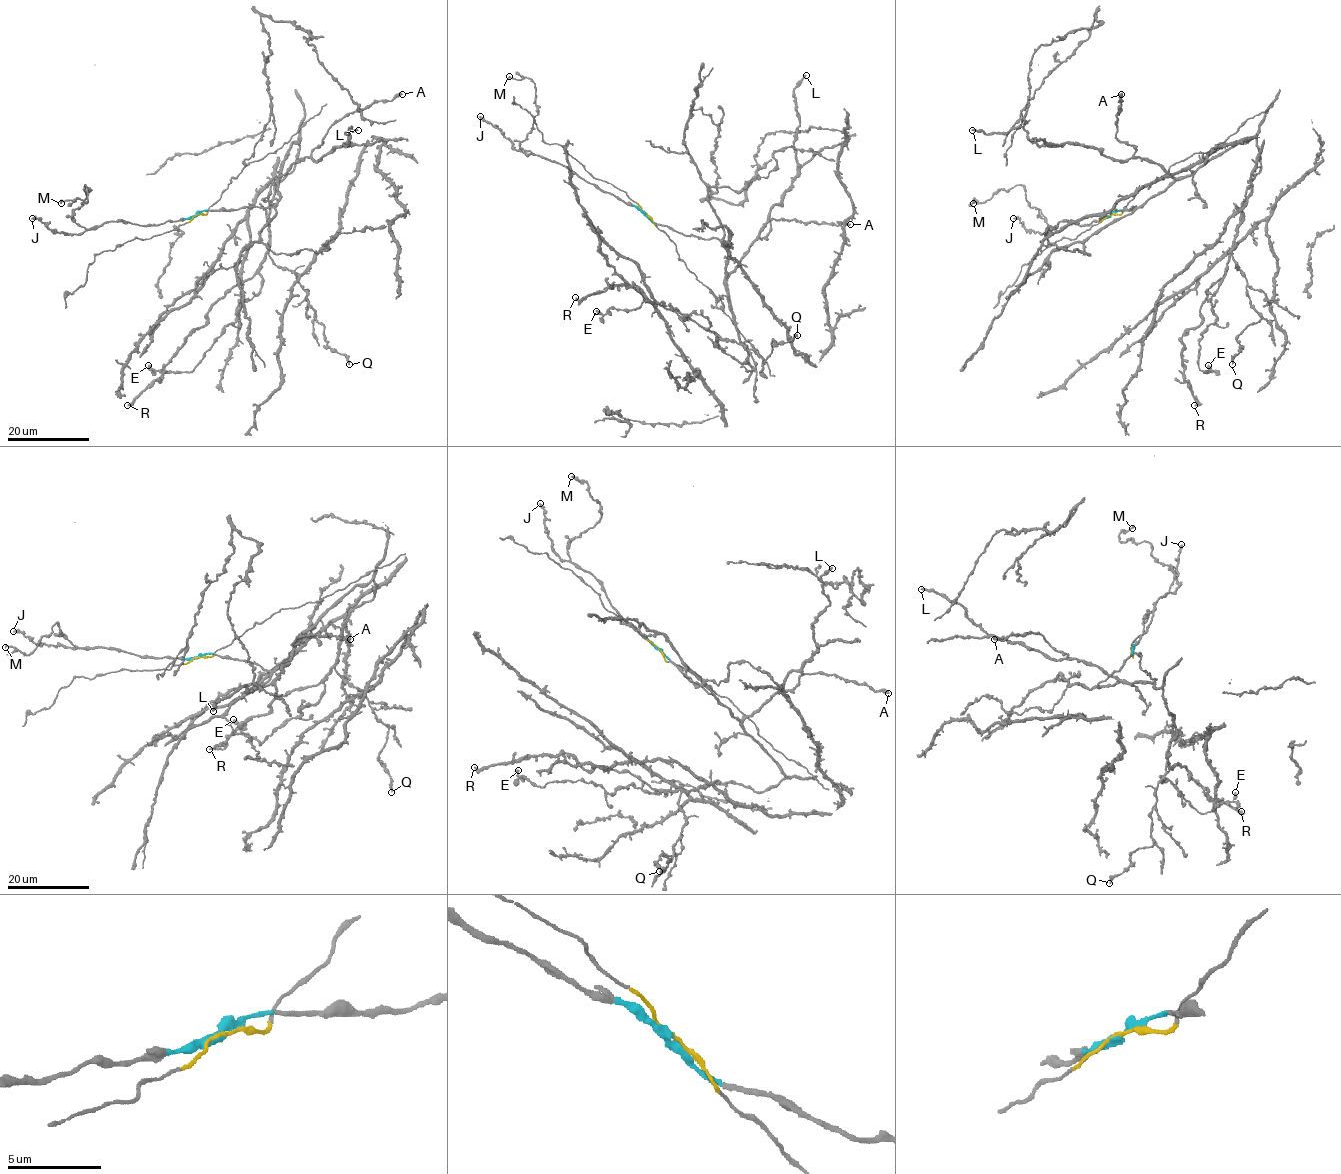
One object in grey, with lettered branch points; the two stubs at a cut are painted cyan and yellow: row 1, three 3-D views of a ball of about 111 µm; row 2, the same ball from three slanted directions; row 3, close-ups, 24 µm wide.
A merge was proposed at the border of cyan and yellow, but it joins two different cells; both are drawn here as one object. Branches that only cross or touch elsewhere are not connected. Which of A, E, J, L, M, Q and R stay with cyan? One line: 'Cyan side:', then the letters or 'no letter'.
Cyan side: A, E, J, L, M, Q, R

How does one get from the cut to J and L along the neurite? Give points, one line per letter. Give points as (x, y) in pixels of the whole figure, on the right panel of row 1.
J: (1110, 215), (1081, 225), (1060, 221), (1050, 234), (1030, 232), (1017, 218), (1013, 218)
L: (1110, 215), (1143, 206), (1174, 180), (1146, 159), (1118, 161), (1071, 143), (1038, 145), (1021, 127), (972, 130)

